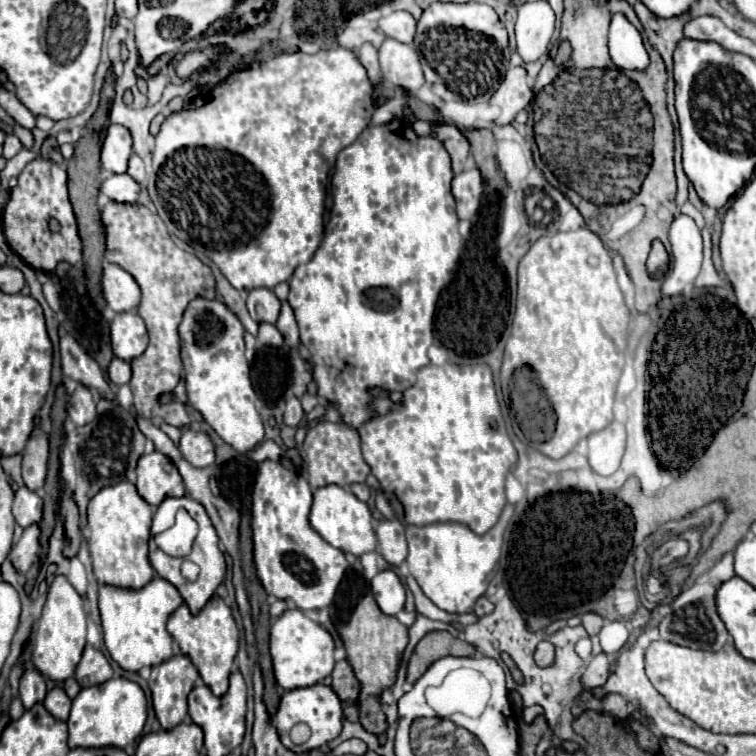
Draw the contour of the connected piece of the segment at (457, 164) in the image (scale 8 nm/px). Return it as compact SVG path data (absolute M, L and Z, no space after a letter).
M443 123L441 129L433 127L433 131L445 143L445 147L451 155L451 161L453 161L453 171L455 171L455 175L459 175L463 171L463 165L465 165L467 157L471 155L469 153L469 141L465 139L465 135L455 125L445 125Z

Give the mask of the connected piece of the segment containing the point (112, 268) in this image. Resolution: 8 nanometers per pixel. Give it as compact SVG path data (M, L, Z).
M103 263L103 293L113 311L133 311L139 305L141 289L137 281L119 265Z

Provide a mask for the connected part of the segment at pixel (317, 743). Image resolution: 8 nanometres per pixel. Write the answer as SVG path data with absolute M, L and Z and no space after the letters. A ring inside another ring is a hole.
M315 683L311 687L303 687L303 689L291 689L291 691L285 691L281 701L279 701L279 709L275 713L275 727L277 727L277 733L281 737L281 743L295 751L295 753L307 753L309 749L317 749L325 743L329 743L331 739L335 739L339 733L341 733L341 723L343 723L343 705L337 697L337 693L323 685L323 683ZM297 723L305 723L309 727L309 737L303 741L303 743L293 743L289 731L297 725Z

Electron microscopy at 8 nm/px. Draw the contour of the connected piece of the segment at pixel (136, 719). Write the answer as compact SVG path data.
M125 677L109 679L101 685L81 689L73 699L67 719L71 747L127 747L143 731L147 719L147 699L143 689Z

